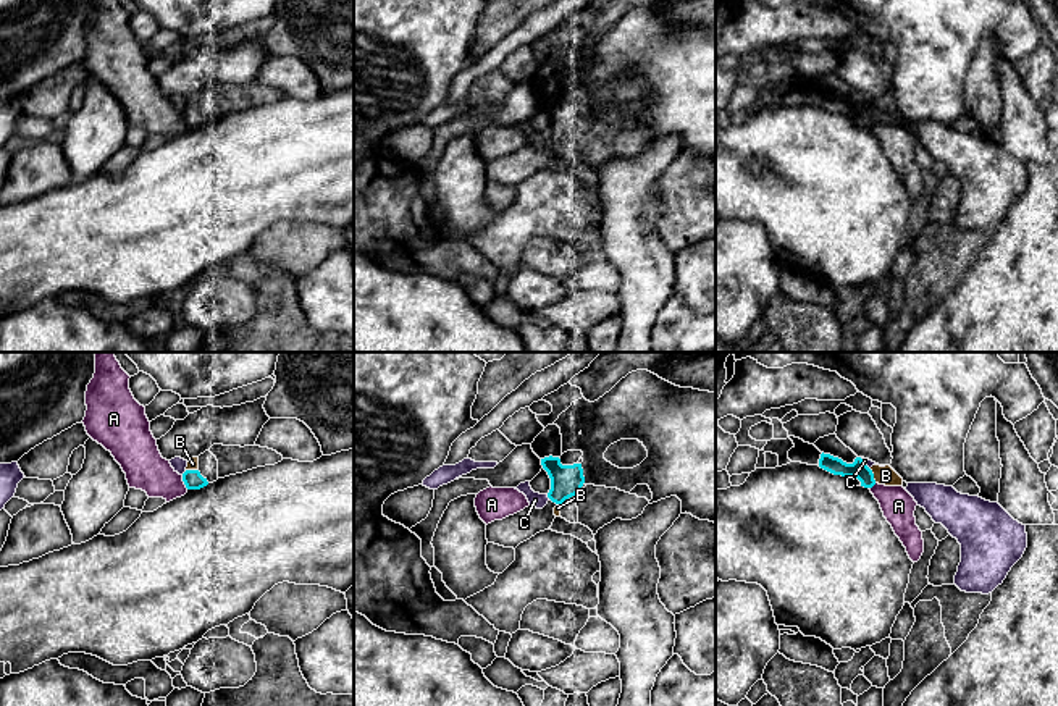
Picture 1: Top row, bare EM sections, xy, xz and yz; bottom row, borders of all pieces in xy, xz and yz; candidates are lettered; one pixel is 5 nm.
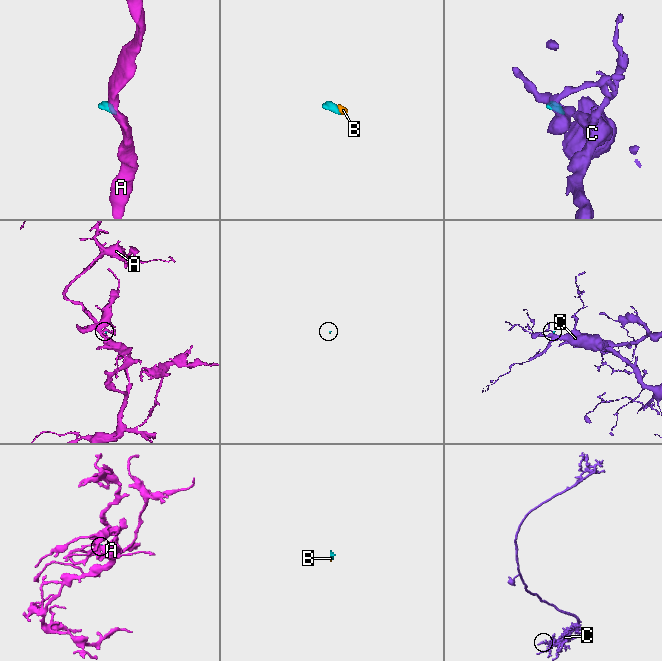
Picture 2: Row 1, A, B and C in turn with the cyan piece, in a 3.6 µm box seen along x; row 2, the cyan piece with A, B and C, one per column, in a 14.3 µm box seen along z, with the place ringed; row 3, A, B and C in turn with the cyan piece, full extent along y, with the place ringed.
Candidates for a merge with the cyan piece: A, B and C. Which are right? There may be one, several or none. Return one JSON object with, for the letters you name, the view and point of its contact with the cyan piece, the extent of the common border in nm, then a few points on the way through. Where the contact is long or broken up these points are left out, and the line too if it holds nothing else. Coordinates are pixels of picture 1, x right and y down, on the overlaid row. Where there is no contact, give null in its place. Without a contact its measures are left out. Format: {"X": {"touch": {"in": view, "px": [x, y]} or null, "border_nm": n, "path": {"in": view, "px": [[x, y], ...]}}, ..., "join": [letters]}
{"B": {"touch": {"in": "yz", "px": [873, 475]}, "border_nm": 80}, "join": ["B"]}

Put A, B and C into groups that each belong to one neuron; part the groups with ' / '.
A / B / C

